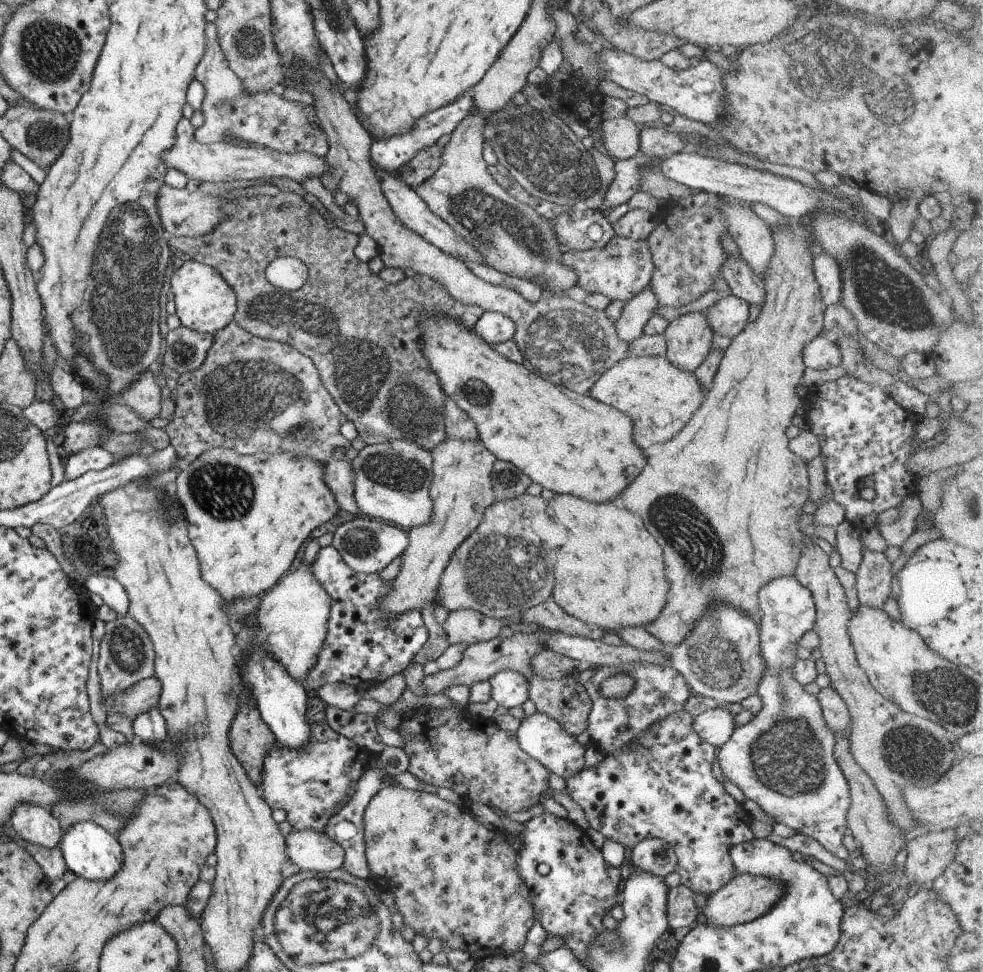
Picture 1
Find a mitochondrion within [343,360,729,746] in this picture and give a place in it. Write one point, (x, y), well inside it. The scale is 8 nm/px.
(502, 570)

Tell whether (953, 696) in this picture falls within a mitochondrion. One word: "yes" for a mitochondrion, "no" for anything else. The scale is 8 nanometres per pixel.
yes

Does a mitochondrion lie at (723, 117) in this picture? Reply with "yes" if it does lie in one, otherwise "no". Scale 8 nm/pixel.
no

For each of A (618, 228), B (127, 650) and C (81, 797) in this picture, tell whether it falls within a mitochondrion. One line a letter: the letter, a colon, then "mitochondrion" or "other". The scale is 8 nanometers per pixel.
A: other
B: mitochondrion
C: mitochondrion

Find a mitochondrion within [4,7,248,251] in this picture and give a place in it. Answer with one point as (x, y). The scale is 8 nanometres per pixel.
(48, 51)

